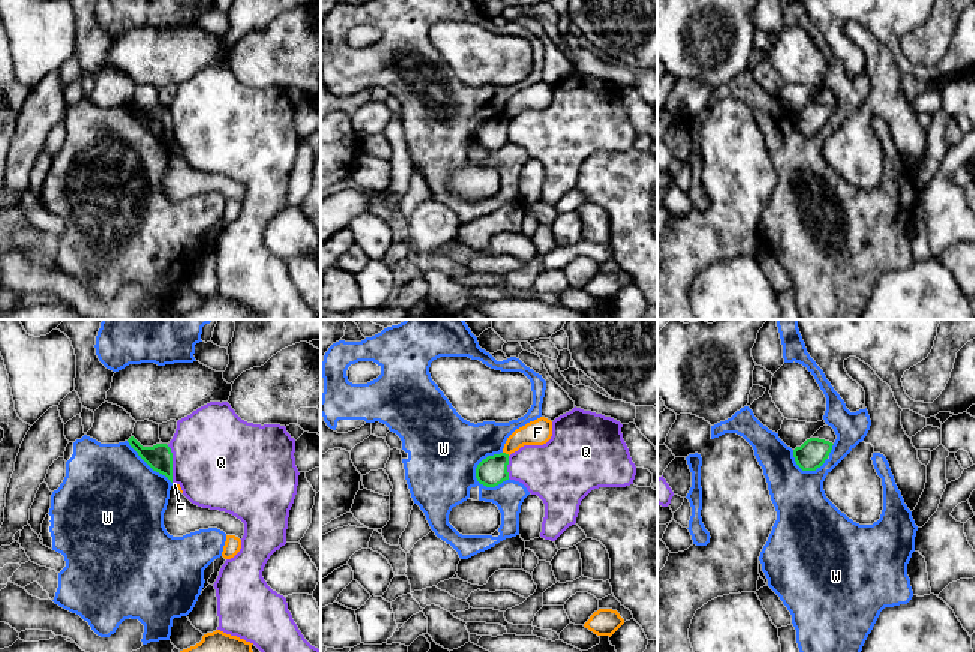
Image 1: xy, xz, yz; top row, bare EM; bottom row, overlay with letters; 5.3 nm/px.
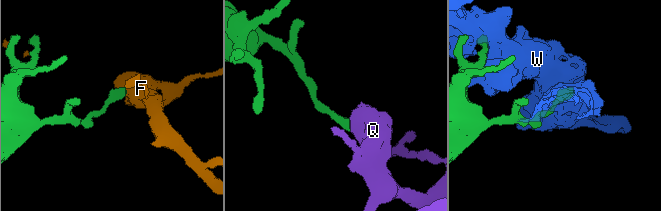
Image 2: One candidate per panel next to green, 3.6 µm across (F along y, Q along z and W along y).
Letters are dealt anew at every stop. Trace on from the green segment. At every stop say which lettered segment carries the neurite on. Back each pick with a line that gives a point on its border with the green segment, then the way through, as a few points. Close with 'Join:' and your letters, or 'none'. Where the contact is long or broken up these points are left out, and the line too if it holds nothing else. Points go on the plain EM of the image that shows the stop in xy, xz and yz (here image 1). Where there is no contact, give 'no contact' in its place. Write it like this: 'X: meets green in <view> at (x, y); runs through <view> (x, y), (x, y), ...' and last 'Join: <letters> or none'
Join: none

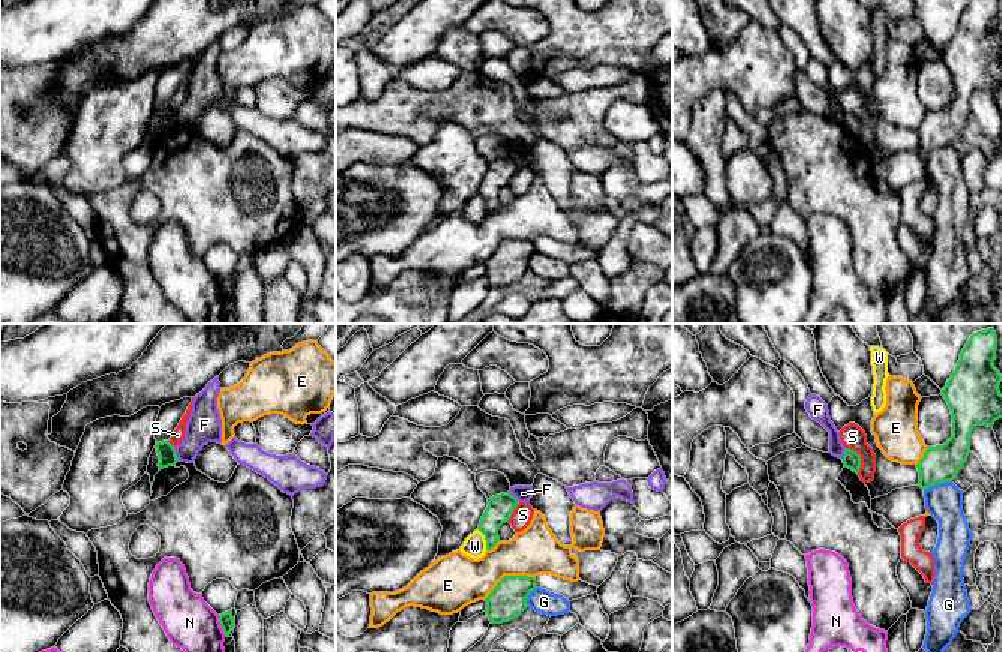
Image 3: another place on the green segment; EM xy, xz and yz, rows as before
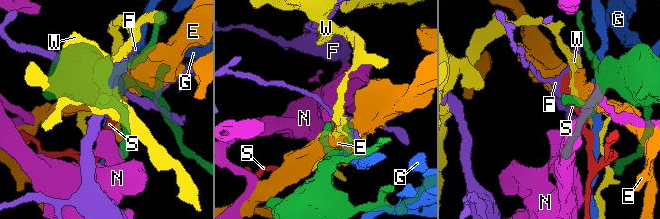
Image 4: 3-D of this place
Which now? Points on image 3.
Join: none

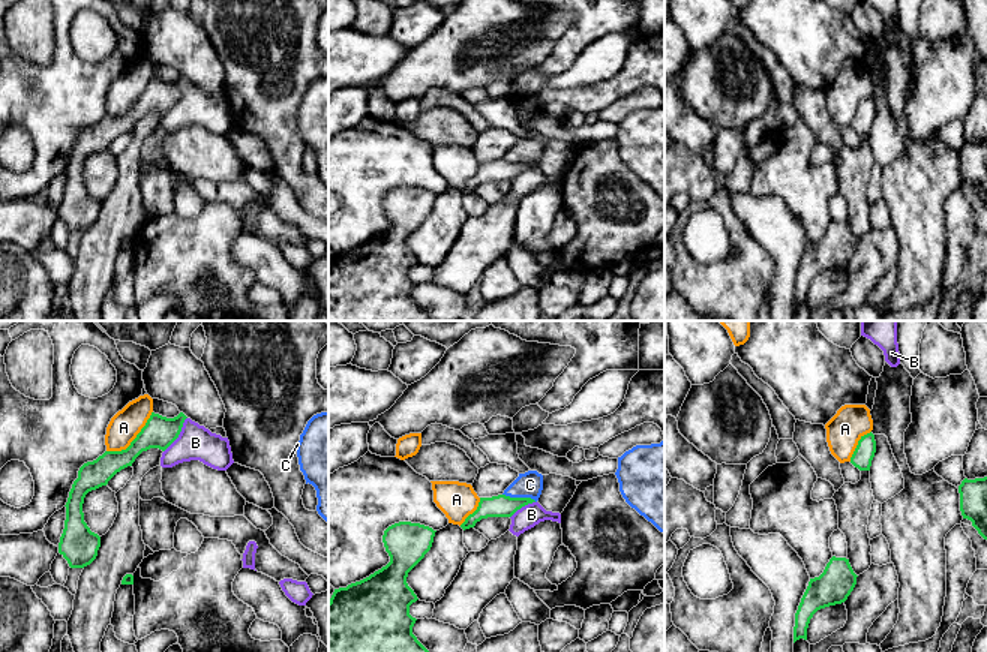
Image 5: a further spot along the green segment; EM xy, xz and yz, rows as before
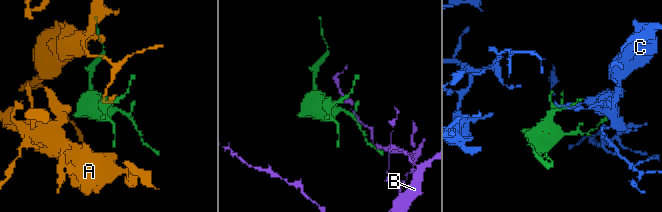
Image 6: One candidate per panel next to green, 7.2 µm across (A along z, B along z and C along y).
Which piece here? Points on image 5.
Join: none

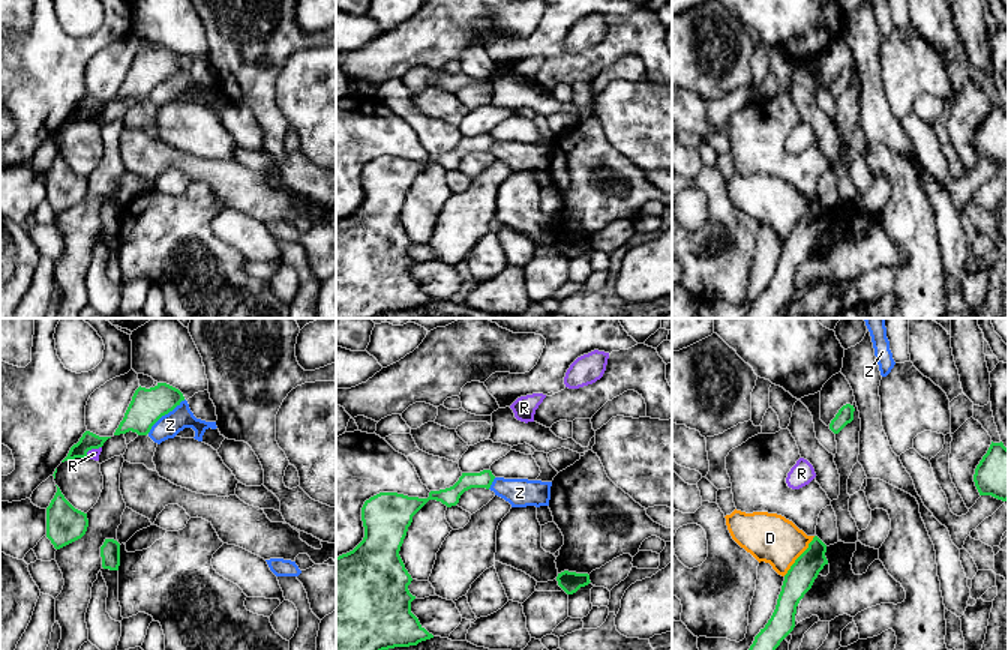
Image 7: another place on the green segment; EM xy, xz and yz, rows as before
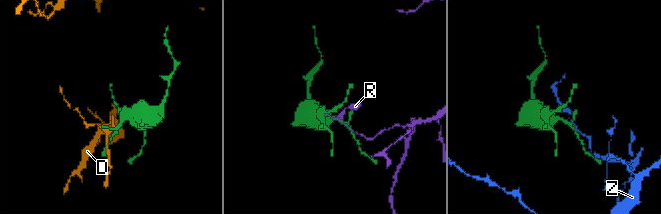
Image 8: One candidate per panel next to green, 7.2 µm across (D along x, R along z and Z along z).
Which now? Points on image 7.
Join: none

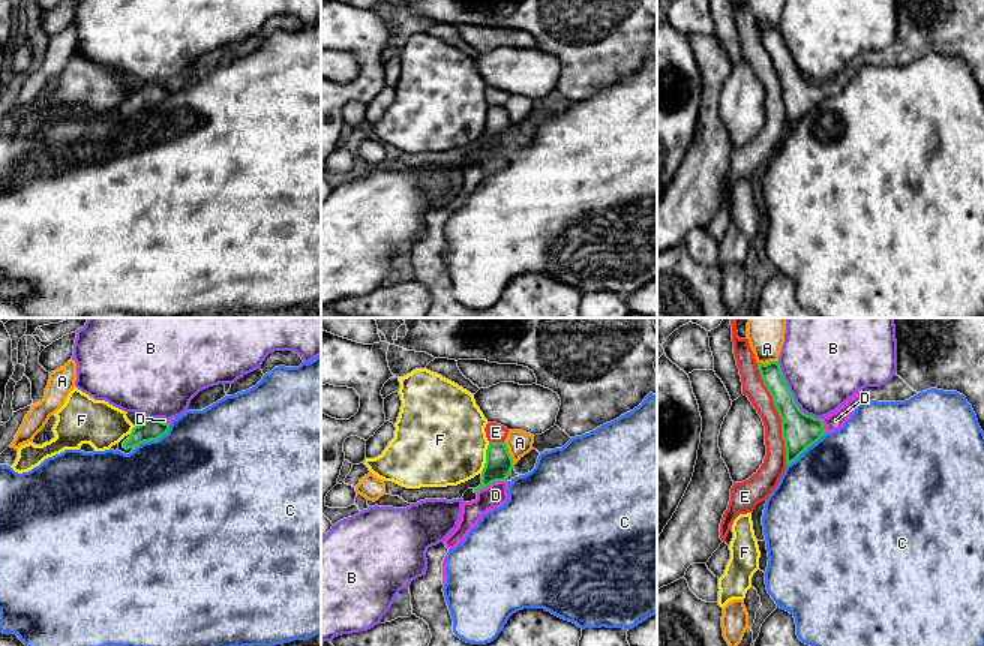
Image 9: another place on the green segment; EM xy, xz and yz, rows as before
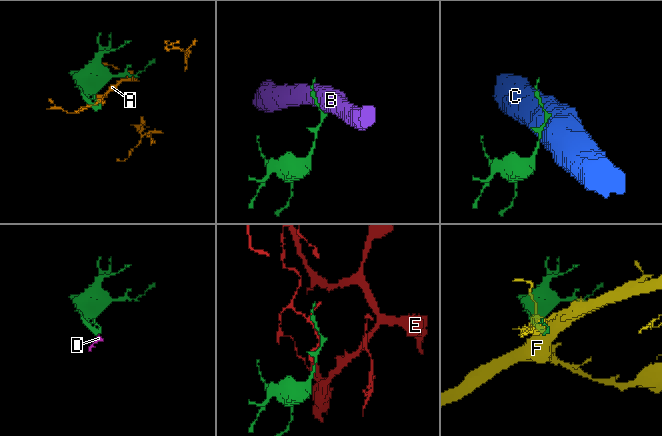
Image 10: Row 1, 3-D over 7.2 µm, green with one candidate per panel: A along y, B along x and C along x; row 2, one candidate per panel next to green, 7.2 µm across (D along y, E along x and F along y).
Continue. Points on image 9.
D: meets green in xz at (489, 149); runs through xz (498, 129), (489, 149), (495, 159)
Join: D

